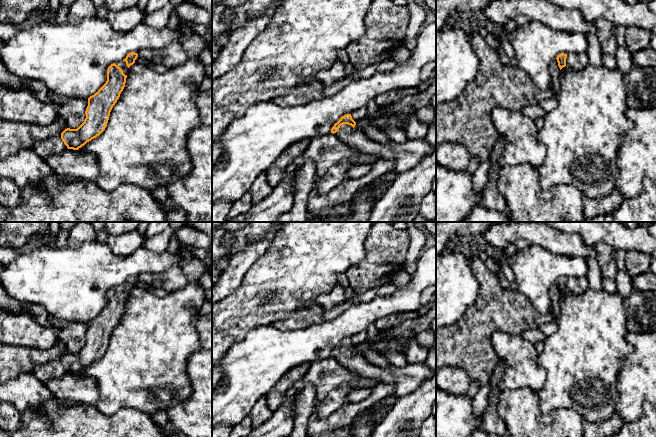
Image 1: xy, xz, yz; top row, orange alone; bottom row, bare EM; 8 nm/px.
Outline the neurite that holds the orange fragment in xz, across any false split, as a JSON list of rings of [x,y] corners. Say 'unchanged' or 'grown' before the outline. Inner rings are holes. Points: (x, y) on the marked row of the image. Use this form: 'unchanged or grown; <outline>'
grown; [[[346,114],[334,124],[331,133],[362,154],[377,155],[385,160],[393,160],[394,170],[398,174],[414,168],[436,149],[425,140],[408,140],[406,143],[389,140],[387,144],[381,144],[371,140],[364,132],[355,130],[355,125],[356,122],[351,114]]]

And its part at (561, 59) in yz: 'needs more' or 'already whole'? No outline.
needs more

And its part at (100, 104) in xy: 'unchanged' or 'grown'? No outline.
grown

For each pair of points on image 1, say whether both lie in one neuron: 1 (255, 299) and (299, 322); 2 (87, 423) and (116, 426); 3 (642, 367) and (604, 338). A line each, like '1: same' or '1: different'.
1: different
2: same
3: different

